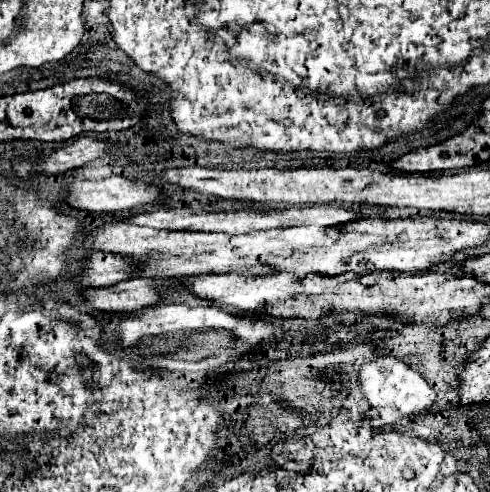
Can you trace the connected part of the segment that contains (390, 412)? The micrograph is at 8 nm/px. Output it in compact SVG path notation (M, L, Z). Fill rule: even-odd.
M380 357L376 361L362 365L358 385L360 385L362 393L366 395L366 399L370 401L370 405L374 409L378 409L380 421L388 421L388 425L402 417L426 415L432 411L432 407L436 403L436 393L426 383L426 379L418 371L410 369L406 363L402 363L394 357Z

